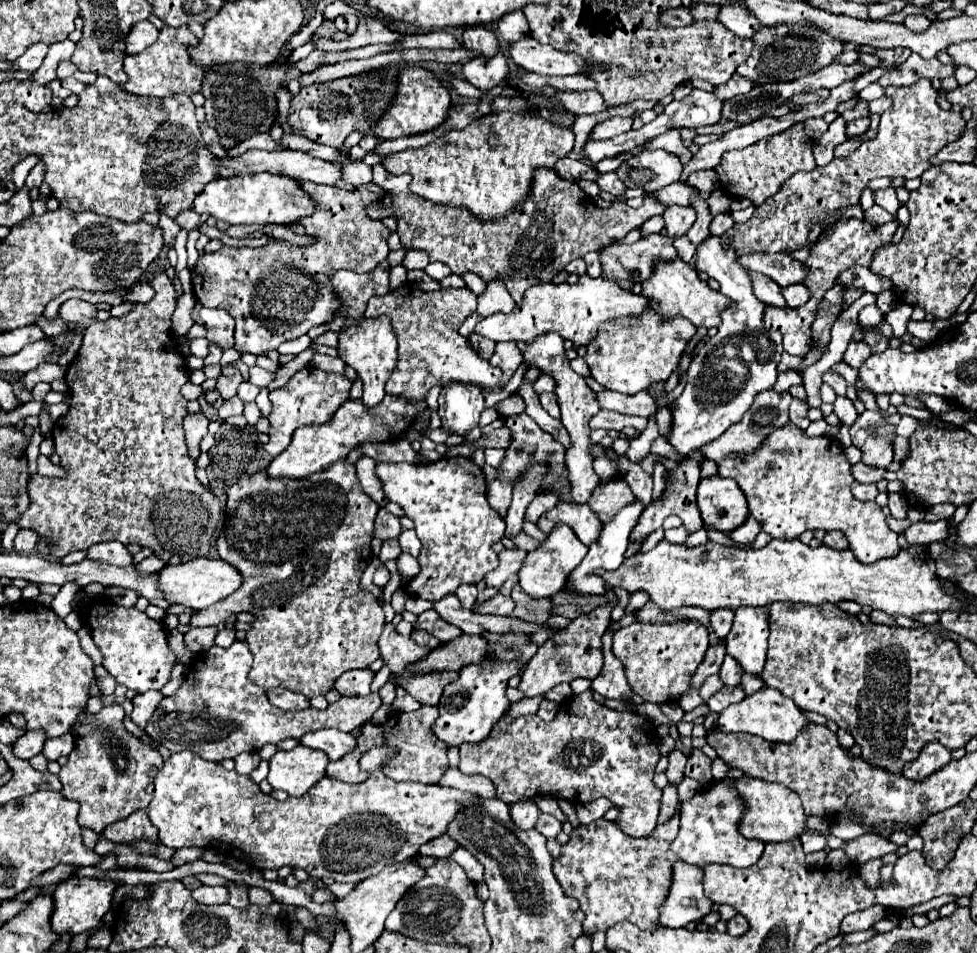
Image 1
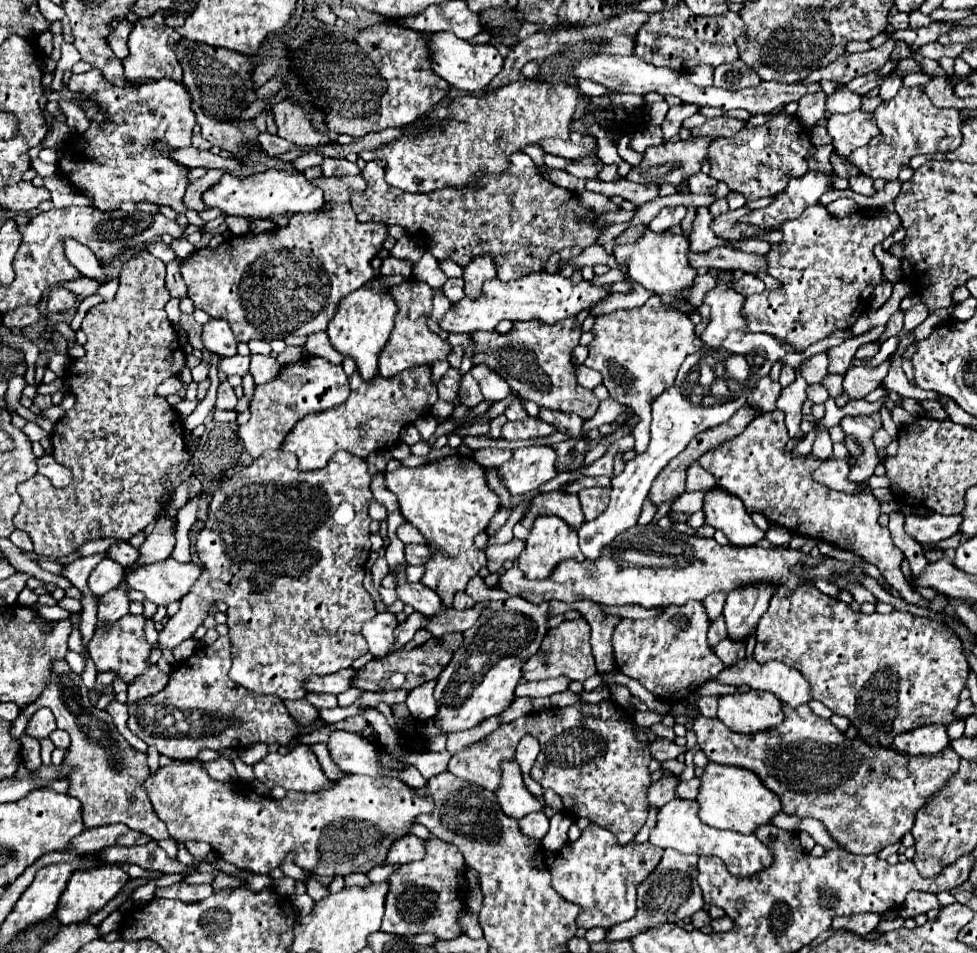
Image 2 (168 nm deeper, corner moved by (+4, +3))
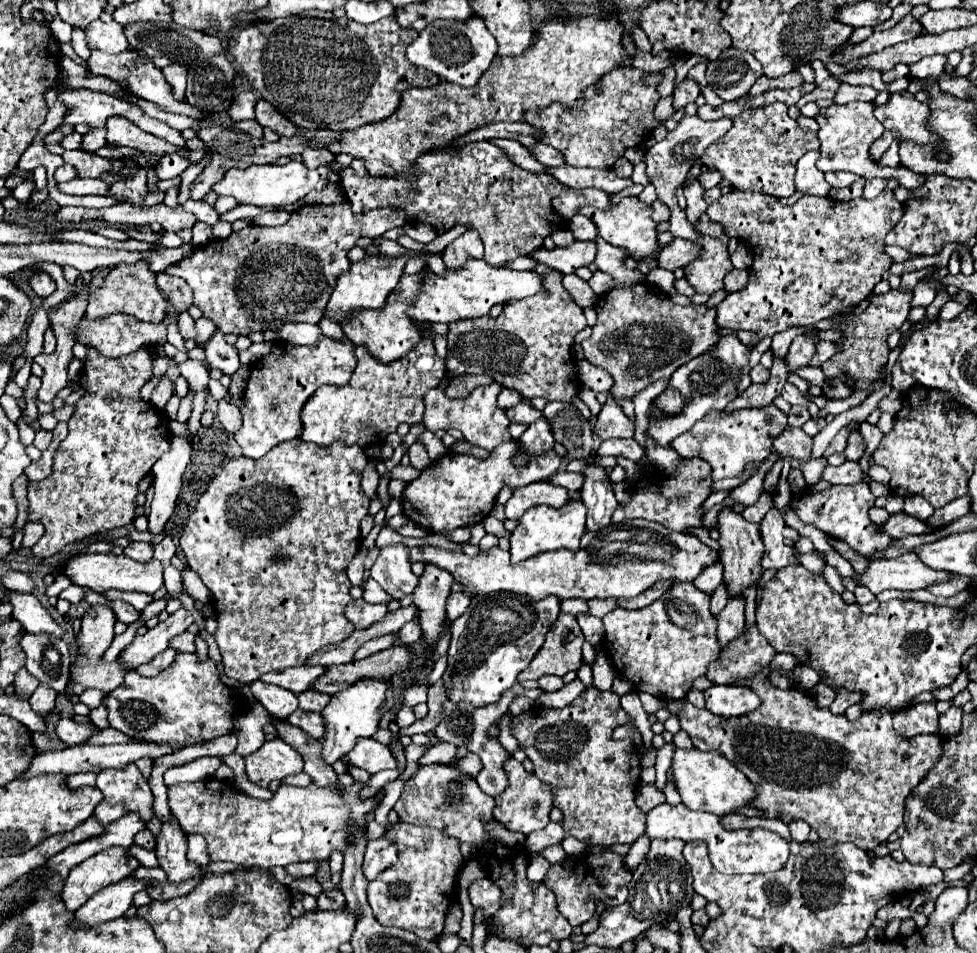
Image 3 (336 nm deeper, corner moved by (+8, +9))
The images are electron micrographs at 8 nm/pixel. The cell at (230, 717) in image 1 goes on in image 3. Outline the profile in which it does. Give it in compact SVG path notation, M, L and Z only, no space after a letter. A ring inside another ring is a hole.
M177 654L175 662L169 668L165 668L161 676L155 678L143 678L137 672L129 672L121 688L115 688L107 696L107 710L109 710L109 724L125 732L127 736L139 740L153 740L157 744L173 742L173 744L181 744L181 748L235 732L233 722L247 712L245 704L241 700L235 700L233 688L221 682L217 662L213 662L211 658L201 662L197 654Z

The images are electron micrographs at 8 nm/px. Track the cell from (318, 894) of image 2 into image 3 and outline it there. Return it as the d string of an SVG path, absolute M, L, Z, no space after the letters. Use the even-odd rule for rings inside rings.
M323 890L317 898L317 906L319 908L325 908L325 910L331 910L331 908L341 908L345 906L345 898L341 896L339 890Z

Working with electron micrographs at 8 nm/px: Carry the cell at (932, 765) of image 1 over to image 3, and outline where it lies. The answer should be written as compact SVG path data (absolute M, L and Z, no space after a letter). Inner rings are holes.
M921 702L907 710L899 710L893 714L893 728L897 734L905 738L913 738L917 734L937 734L939 732L939 714L933 702Z

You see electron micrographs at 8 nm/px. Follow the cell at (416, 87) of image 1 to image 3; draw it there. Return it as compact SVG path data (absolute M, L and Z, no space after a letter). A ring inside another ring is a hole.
M307 10L287 18L255 22L239 30L229 40L229 50L235 56L239 68L251 80L257 96L271 102L293 124L305 130L329 128L343 132L385 120L399 108L401 92L407 88L429 88L441 82L437 74L423 70L405 58L407 46L417 36L419 32L401 28L393 16L363 26L349 18L335 18L331 12Z

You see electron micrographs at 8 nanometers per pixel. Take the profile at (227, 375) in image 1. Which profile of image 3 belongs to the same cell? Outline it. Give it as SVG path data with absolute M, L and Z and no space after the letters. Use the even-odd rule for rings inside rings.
M225 396L223 400L219 400L219 404L217 404L217 418L229 432L237 432L239 430L239 426L241 426L241 412L233 404L231 396Z

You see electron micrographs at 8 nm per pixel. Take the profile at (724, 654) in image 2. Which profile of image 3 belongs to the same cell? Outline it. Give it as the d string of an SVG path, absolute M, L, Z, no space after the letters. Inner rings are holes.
M731 598L723 612L717 616L717 640L719 646L725 648L729 642L737 640L737 636L743 634L745 630L745 616L743 616L743 606L745 600L741 598Z

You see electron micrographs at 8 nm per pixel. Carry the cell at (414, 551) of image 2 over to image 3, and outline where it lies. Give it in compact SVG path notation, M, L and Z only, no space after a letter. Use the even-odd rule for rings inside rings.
M611 524L611 528L601 528L601 530L597 530L597 532L585 532L585 536L581 538L581 548L579 548L577 552L565 552L565 550L559 550L559 552L543 552L541 556L533 556L533 558L529 558L529 560L523 560L521 564L513 564L513 562L509 560L509 552L505 552L505 550L501 550L501 548L493 548L493 550L487 552L487 554L481 552L481 554L475 556L475 558L467 558L463 552L451 552L451 550L443 550L443 548L435 548L435 546L415 546L415 548L411 548L409 560L411 560L411 562L423 562L423 564L425 564L425 562L431 562L431 564L435 564L435 566L439 566L439 568L449 570L449 572L453 574L453 578L465 586L465 592L467 592L467 594L515 592L515 594L527 594L527 596L533 598L533 600L543 600L545 596L557 596L559 600L565 600L565 598L581 598L581 600L589 600L589 598L635 598L635 596L639 596L641 592L649 590L653 584L657 584L657 582L661 582L661 580L673 580L673 584L693 582L705 568L709 568L709 566L713 566L715 562L719 562L719 552L717 552L717 550L711 550L709 546L705 546L705 544L703 544L697 536L693 536L693 534L669 532L667 528L613 528L613 526L617 526L617 524Z

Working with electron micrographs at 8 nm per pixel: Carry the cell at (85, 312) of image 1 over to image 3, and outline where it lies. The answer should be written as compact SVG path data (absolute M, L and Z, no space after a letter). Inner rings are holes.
M37 272L33 278L31 278L31 288L35 290L35 294L37 296L41 296L41 298L47 298L47 296L51 296L53 292L55 292L55 280L47 274L47 272Z

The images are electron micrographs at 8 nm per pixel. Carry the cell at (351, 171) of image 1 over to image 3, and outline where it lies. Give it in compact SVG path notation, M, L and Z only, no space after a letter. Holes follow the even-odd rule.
M307 148L303 154L303 162L309 168L319 168L319 166L331 166L335 162L335 154L329 152L327 148Z

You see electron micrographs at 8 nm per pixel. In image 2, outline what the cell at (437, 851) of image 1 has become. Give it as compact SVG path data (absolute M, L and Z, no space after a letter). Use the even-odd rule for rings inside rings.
M405 836L405 838L397 838L397 842L391 844L387 858L383 864L391 864L391 866L403 866L409 864L417 858L423 858L425 854L425 846L423 840L419 840L417 836Z

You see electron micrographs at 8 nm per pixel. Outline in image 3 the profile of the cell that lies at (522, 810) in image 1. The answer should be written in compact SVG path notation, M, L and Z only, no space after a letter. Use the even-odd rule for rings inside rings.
M505 690L505 694L501 696L501 700L499 700L497 704L489 704L489 706L483 706L483 708L477 708L477 706L473 706L473 704L469 704L469 702L465 702L465 704L453 704L451 700L447 700L447 702L445 702L445 710L443 710L443 720L441 720L441 724L435 728L435 736L437 736L439 740L453 742L455 746L463 744L463 740L465 740L469 752L475 752L475 754L481 758L483 768L481 768L481 772L477 774L475 780L477 780L477 784L481 786L481 790L483 790L485 794L493 796L493 798L499 796L501 792L505 792L505 788L509 786L507 776L505 776L505 770L503 770L503 764L505 764L505 760L511 758L511 754L501 746L501 742L499 742L497 738L491 738L491 736L489 736L489 726L491 726L493 722L497 722L497 720L509 710L509 704L511 704L513 700L515 700L513 690Z

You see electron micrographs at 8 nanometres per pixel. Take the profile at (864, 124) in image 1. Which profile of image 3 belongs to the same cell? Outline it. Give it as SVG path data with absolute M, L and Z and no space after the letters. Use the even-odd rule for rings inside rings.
M849 102L849 104L831 104L829 108L821 108L819 116L815 118L819 122L819 142L821 142L821 158L817 160L817 168L823 172L829 170L849 170L857 176L865 178L895 178L901 186L907 190L913 190L923 184L923 176L917 176L905 166L889 168L889 166L877 166L869 158L869 146L883 134L883 126L873 116L873 104L871 102Z

